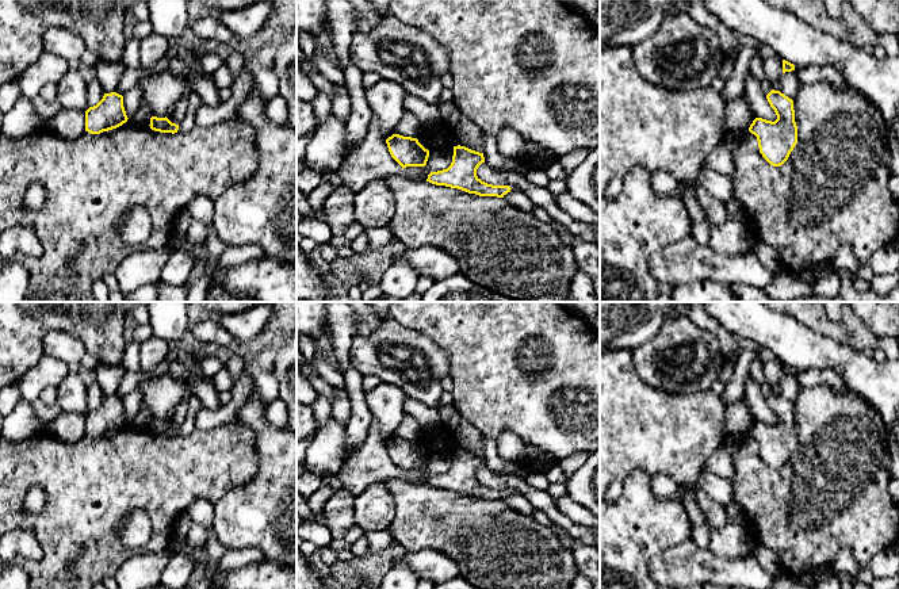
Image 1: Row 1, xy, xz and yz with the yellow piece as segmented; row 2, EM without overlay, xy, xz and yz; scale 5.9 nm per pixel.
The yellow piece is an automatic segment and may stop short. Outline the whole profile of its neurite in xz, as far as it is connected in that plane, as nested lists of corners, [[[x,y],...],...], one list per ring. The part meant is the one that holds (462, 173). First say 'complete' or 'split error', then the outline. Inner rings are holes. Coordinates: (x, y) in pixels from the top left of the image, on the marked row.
complete; [[[460,145],[454,146],[451,165],[447,169],[431,172],[426,181],[479,196],[504,198],[512,188],[509,186],[493,186],[482,181],[477,176],[477,169],[482,162],[485,162],[483,153]]]

